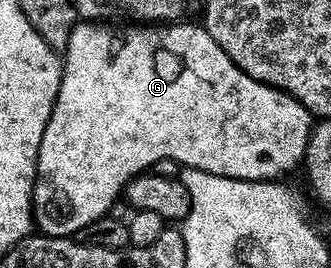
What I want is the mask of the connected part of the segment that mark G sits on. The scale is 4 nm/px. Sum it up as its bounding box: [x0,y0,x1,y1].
[32,22,314,237]

